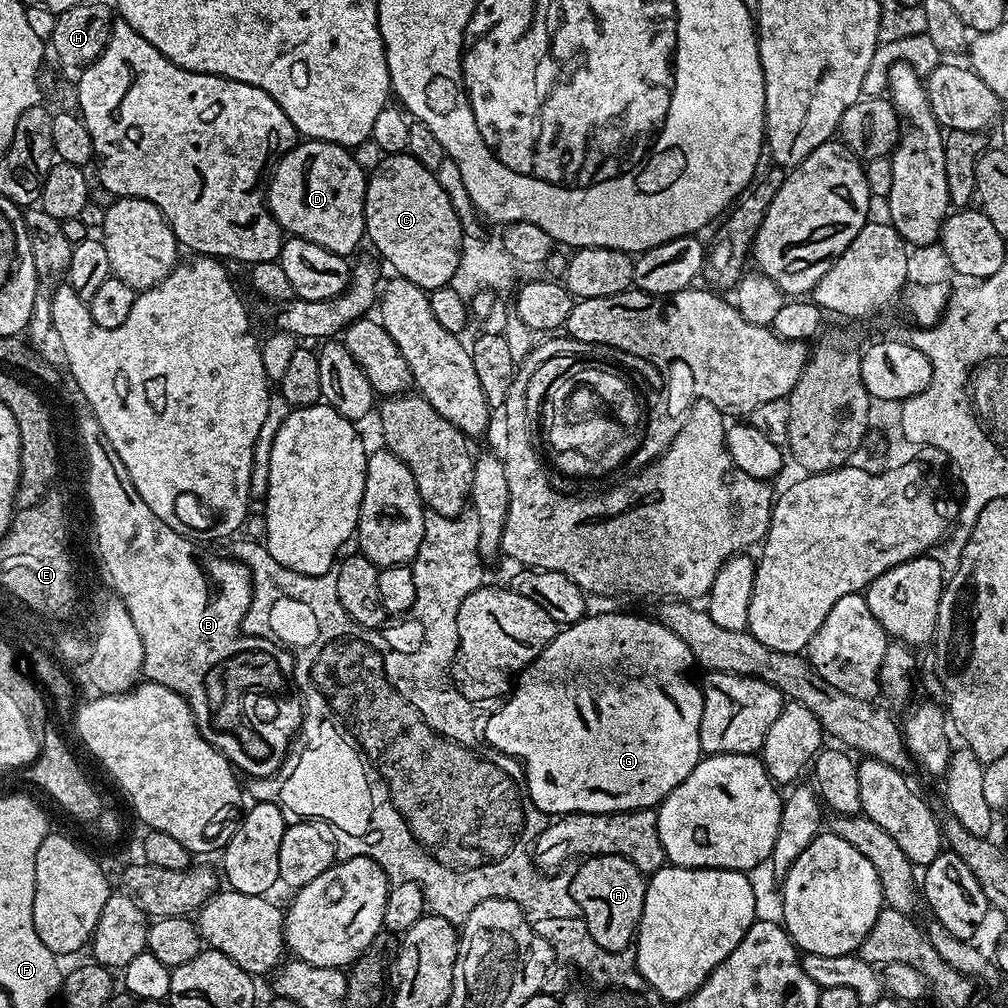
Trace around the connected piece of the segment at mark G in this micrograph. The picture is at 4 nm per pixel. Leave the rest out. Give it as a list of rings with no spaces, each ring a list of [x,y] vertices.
[[[604,612],[601,616],[585,615],[584,619],[579,620],[577,624],[570,624],[561,627],[557,631],[556,636],[546,646],[546,650],[542,650],[542,654],[538,654],[538,658],[529,664],[523,672],[520,673],[515,681],[514,687],[510,695],[499,705],[500,712],[496,712],[488,721],[483,721],[482,735],[485,744],[489,744],[491,748],[496,748],[500,752],[505,752],[507,756],[514,756],[524,766],[524,776],[528,780],[528,789],[530,790],[530,798],[534,802],[534,806],[538,806],[538,810],[542,810],[549,817],[559,818],[561,816],[569,816],[571,812],[589,812],[590,814],[606,814],[607,812],[632,812],[635,808],[651,808],[655,809],[670,794],[670,790],[674,790],[674,786],[678,786],[686,778],[686,774],[690,774],[690,770],[694,770],[694,766],[702,758],[700,750],[700,726],[703,724],[702,706],[704,705],[704,693],[698,680],[692,677],[692,668],[694,669],[694,661],[690,650],[686,646],[686,642],[682,642],[682,638],[678,638],[678,634],[674,634],[659,619],[652,618],[647,620],[644,616],[627,616],[624,612]]]

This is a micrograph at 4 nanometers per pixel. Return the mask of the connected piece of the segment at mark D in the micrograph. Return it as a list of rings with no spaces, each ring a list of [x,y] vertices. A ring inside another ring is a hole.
[[[305,139],[275,161],[266,184],[266,199],[273,218],[289,237],[297,236],[306,242],[326,246],[326,250],[345,258],[351,257],[350,254],[359,246],[360,239],[365,239],[364,195],[368,181],[366,172],[360,169],[359,162],[352,155],[353,153],[341,144]]]

